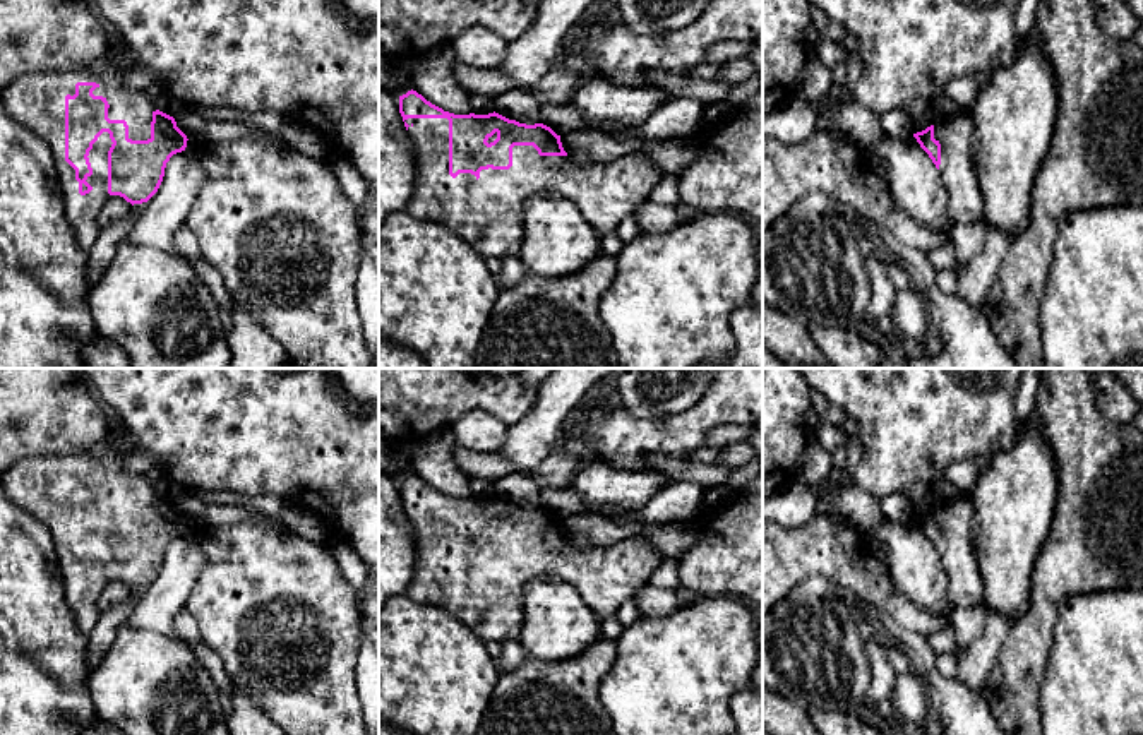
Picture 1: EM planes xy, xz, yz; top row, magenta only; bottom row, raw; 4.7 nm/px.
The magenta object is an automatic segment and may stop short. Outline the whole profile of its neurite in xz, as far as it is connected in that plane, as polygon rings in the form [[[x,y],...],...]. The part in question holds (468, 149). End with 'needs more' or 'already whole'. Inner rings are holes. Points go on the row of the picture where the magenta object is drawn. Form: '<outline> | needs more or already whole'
[[[416,91],[399,96],[399,113],[415,154],[415,194],[406,212],[439,223],[485,260],[519,255],[523,209],[530,197],[559,192],[576,202],[588,223],[600,233],[615,231],[620,223],[649,200],[661,180],[661,170],[637,152],[608,163],[576,164],[567,158],[560,135],[543,123],[526,125],[499,113],[454,115],[427,101]]] | needs more

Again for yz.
[[[966,111],[936,117],[936,122],[913,134],[939,170],[948,190],[948,211],[954,224],[984,219],[984,197],[972,161],[973,123]]] | needs more

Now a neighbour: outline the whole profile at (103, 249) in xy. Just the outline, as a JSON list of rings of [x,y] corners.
[[[147,202],[134,204],[125,218],[111,223],[106,228],[99,228],[98,238],[87,250],[87,279],[91,288],[98,284],[103,271],[111,262],[118,245],[125,240],[127,233],[130,231],[132,223],[146,207]]]

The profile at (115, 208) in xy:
[[[110,197],[98,211],[96,223],[99,228],[106,228],[111,223],[125,218],[130,212],[132,204],[123,197]]]

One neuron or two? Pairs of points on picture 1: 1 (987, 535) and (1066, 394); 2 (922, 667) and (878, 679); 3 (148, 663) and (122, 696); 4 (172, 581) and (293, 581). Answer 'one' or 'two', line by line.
1: two
2: one
3: one
4: two

